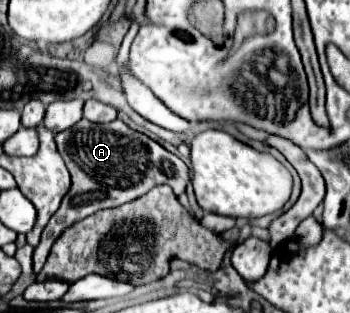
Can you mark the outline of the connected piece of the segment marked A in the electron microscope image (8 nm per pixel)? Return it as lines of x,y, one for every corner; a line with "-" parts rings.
83,118
73,128
59,132
55,136
55,142
71,174
71,188
65,194
59,210
51,216
49,224
43,230
41,242
35,248
33,268
37,274
41,272
53,242
75,222
91,216
97,210
115,208
137,200
159,184
171,186
173,192
179,196
181,192
185,192
185,186
189,182
189,168
179,156
171,154
149,136
131,130
123,120
113,120
109,124
93,124

